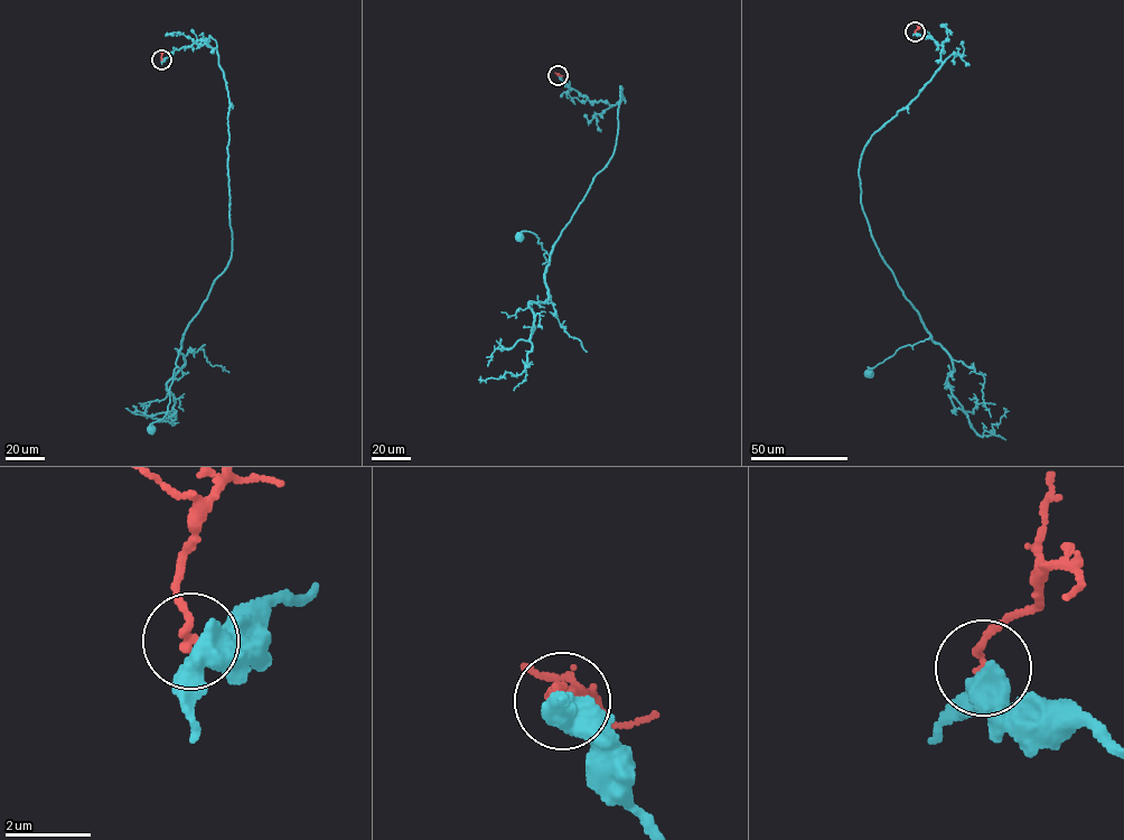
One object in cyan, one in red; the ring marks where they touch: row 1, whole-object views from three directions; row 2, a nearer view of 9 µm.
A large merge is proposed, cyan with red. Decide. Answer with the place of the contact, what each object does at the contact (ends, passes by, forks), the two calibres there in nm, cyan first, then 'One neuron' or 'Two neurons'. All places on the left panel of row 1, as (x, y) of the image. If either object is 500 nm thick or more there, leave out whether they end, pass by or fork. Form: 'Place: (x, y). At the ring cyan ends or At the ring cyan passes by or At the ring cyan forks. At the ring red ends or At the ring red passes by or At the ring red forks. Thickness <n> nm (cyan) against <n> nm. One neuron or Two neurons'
Place: (161, 59). Thickness 500 nm (cyan) against 180 nm. Two neurons

